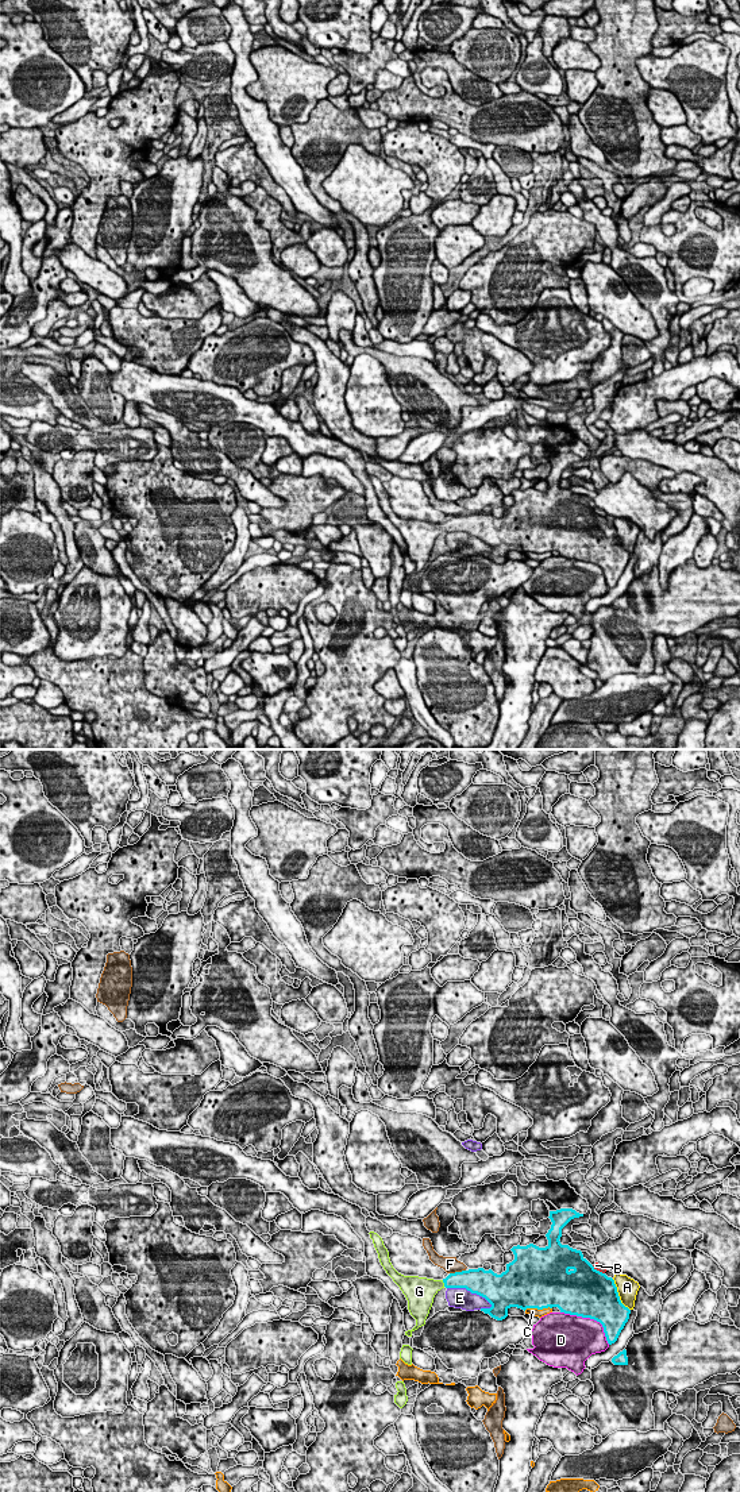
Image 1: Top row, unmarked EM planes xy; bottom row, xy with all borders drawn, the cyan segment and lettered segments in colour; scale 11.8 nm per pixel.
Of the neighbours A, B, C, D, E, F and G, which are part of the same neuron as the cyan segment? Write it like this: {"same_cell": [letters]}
{"same_cell": ["G"]}

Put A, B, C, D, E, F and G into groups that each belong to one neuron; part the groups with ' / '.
A / B / C / D / E / F / G

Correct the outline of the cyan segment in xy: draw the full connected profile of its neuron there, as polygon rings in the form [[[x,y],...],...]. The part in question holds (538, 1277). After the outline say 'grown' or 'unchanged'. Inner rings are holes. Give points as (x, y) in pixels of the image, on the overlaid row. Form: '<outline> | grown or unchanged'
[[[573,1208],[550,1211],[548,1245],[513,1246],[514,1260],[501,1275],[478,1268],[450,1273],[443,1280],[398,1273],[382,1238],[374,1231],[369,1234],[381,1265],[405,1295],[408,1310],[416,1319],[416,1326],[405,1331],[408,1337],[425,1325],[435,1295],[446,1287],[466,1288],[485,1298],[492,1307],[481,1311],[497,1321],[505,1319],[510,1307],[524,1311],[558,1307],[560,1312],[594,1319],[602,1325],[612,1345],[628,1322],[631,1310],[621,1303],[612,1277],[597,1271],[581,1250],[560,1244],[562,1229],[579,1217],[583,1214]]] | grown

